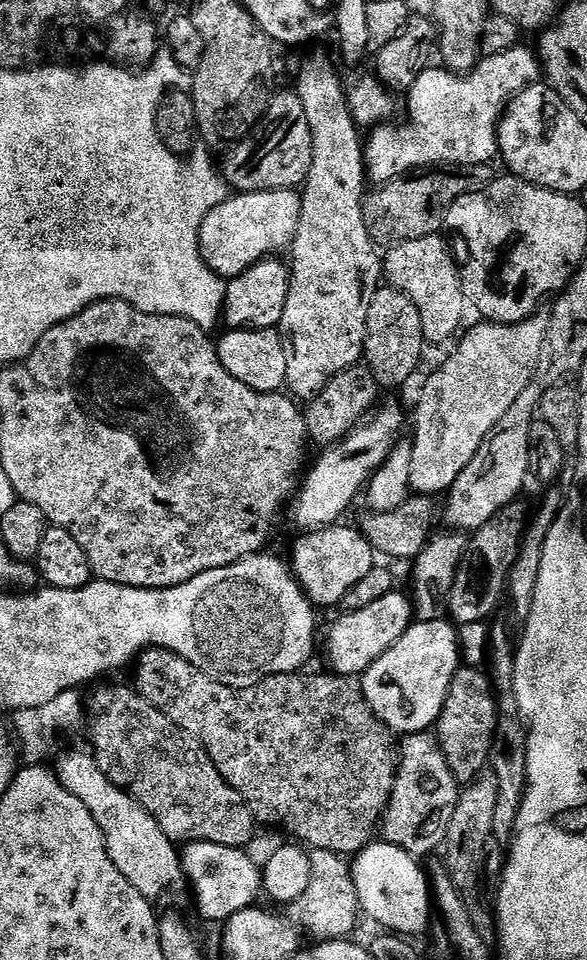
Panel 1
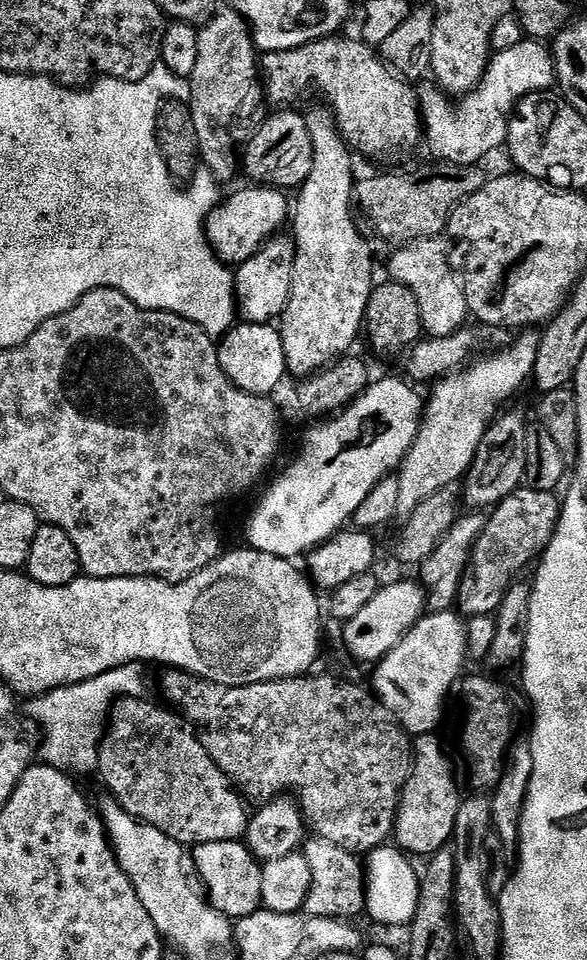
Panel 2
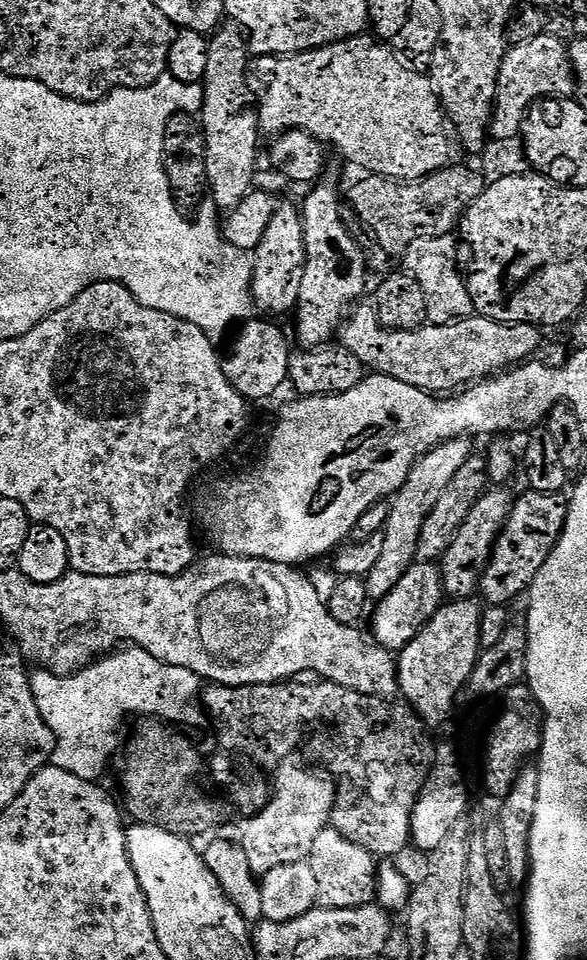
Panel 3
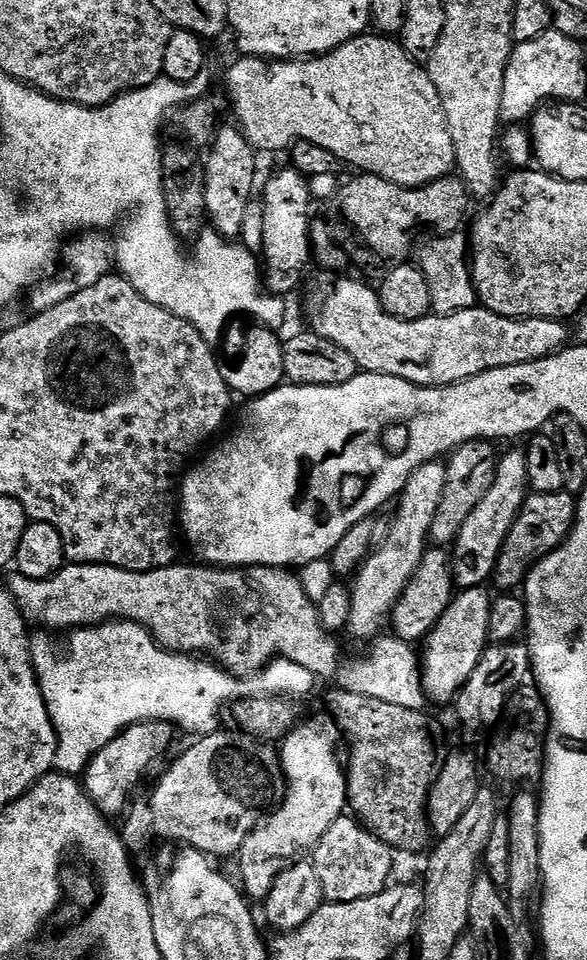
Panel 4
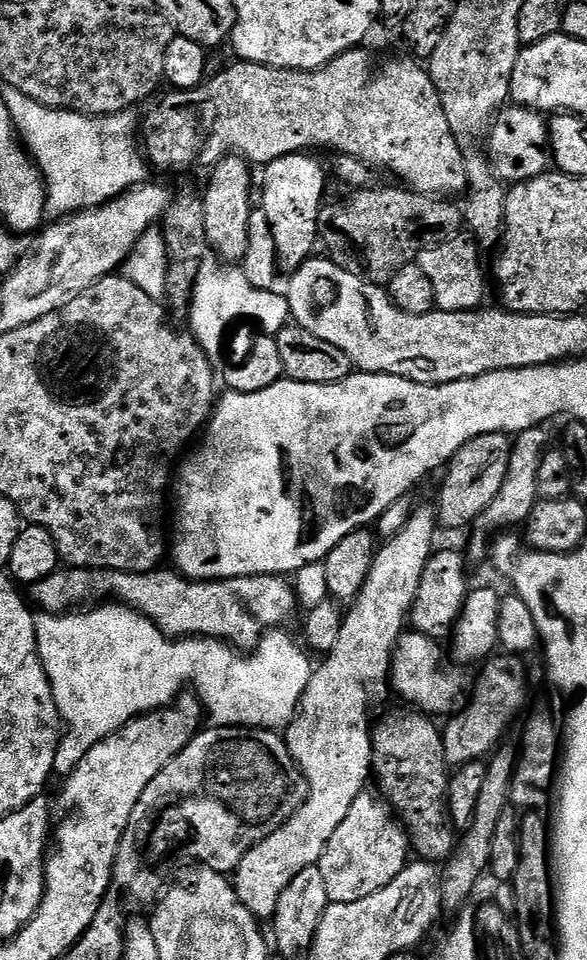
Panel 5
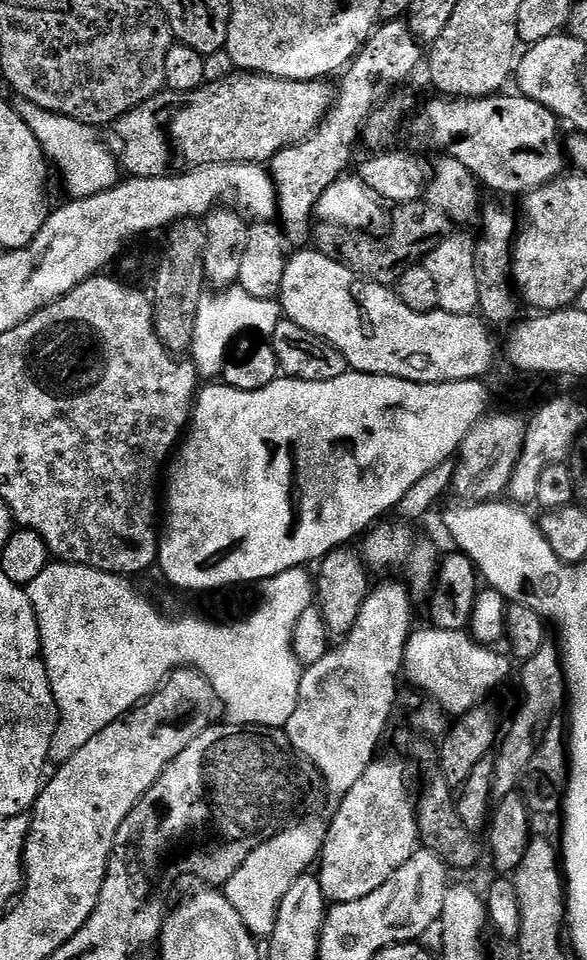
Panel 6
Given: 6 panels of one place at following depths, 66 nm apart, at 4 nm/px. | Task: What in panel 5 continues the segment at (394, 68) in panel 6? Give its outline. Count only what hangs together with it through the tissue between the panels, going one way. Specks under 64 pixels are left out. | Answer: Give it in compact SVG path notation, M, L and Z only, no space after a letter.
M295 152L286 158L263 165L264 193L259 193L258 204L270 222L270 234L274 236L276 268L291 274L298 271L305 262L313 259L316 248L316 235L320 232L322 221L320 210L325 203L324 187L328 176L319 155L308 152Z

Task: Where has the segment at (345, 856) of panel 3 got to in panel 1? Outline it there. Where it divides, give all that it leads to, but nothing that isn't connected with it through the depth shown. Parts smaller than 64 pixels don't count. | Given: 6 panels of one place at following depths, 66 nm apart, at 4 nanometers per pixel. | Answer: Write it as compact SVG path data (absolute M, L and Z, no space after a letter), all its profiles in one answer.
M315 850L312 857L312 877L310 886L306 886L302 898L287 905L286 919L293 928L305 937L313 936L313 941L342 940L351 937L356 923L362 920L360 899L352 881L352 870L345 857L330 850Z

